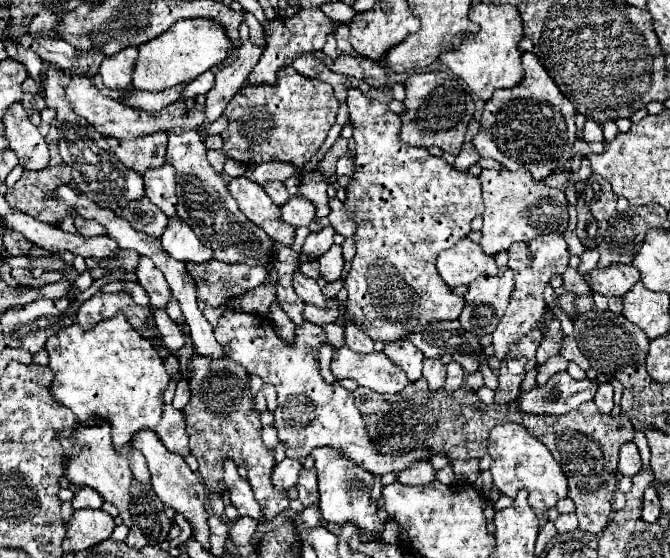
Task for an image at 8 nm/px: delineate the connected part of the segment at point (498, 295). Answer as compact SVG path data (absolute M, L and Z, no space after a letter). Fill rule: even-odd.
M506 268L502 276L480 276L472 284L468 284L468 292L464 296L466 306L460 314L460 324L464 326L464 330L478 336L494 332L496 324L504 316L512 288L514 280L510 268Z

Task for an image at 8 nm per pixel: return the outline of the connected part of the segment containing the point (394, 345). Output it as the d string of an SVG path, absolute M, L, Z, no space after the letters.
M408 340L388 342L388 344L384 344L384 354L406 372L410 382L416 382L422 376L424 356L412 342L408 342Z

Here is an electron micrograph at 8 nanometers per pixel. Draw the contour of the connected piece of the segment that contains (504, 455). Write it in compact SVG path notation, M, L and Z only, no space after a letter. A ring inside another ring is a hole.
M502 424L492 428L488 438L488 454L492 458L492 478L502 494L516 498L516 492L526 488L530 494L530 506L538 512L546 512L556 506L560 498L568 496L568 480L550 450L536 440L522 424Z

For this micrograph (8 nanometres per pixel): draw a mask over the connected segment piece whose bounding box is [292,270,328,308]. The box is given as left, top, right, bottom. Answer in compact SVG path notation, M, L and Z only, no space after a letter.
M300 270L294 274L294 290L296 290L296 294L304 300L304 302L308 302L308 304L314 304L314 306L318 306L318 308L328 308L328 300L324 298L324 294L320 292L320 286L316 284L316 280L312 280L312 278L306 278Z

